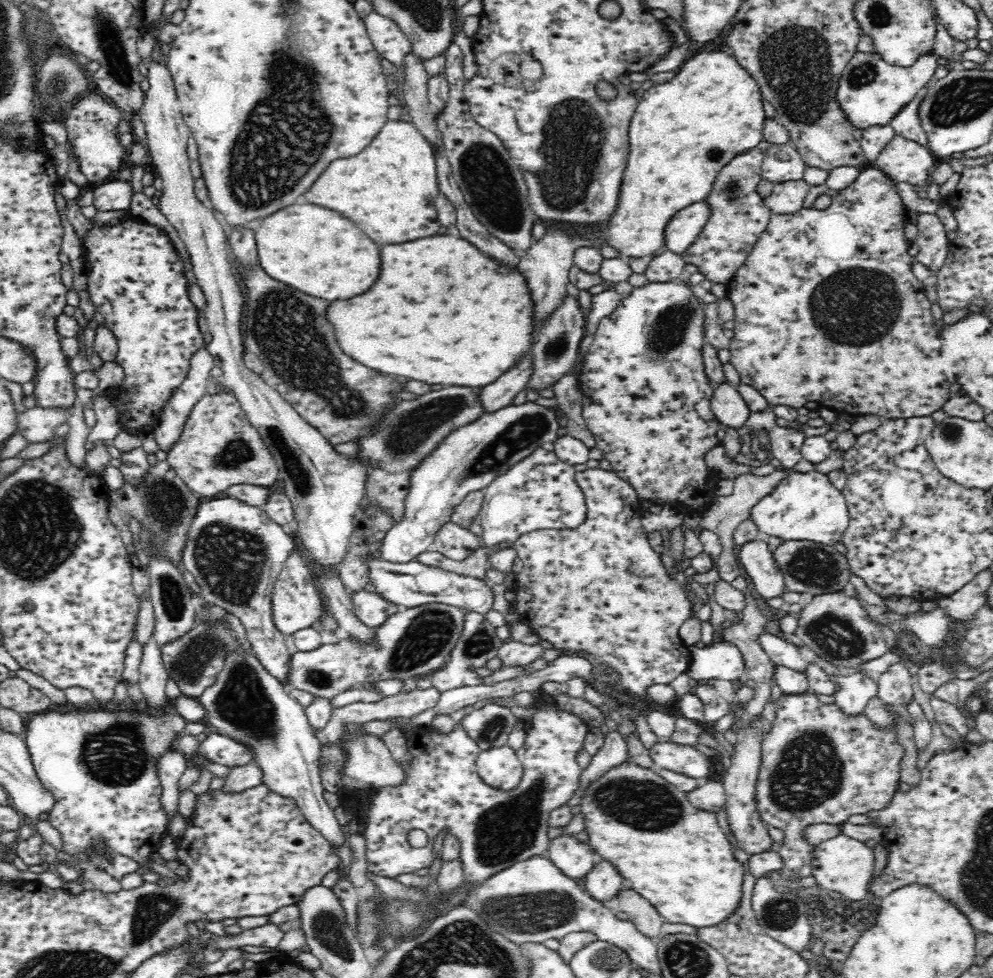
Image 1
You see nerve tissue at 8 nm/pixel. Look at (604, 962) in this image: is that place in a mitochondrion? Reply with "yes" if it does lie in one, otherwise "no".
yes

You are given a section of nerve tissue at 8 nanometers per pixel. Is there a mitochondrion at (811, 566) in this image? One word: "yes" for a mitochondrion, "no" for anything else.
yes

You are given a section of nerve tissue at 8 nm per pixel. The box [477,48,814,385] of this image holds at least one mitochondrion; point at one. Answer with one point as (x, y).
(573, 141)

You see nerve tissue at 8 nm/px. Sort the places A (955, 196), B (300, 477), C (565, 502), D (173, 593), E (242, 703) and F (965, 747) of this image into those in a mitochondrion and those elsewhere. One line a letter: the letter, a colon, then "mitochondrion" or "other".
A: other
B: mitochondrion
C: mitochondrion
D: mitochondrion
E: mitochondrion
F: other

